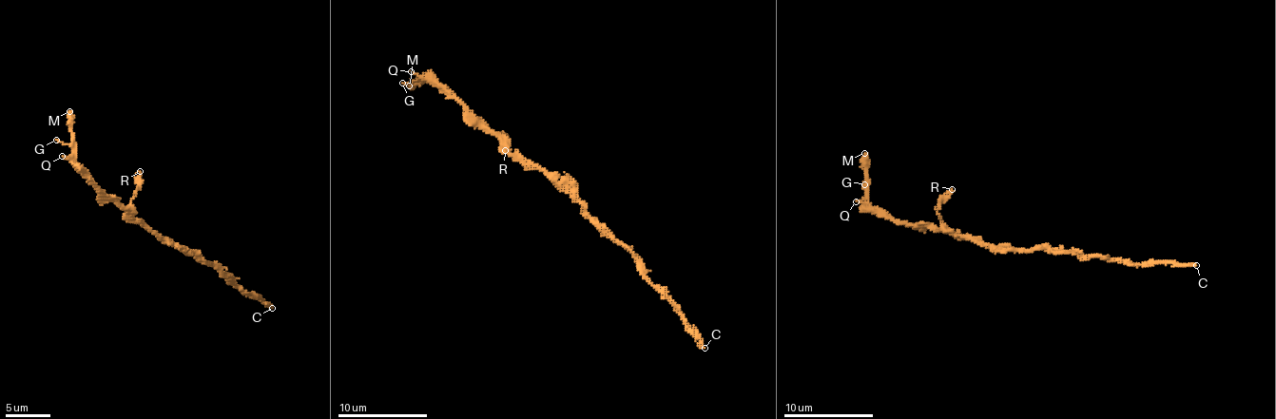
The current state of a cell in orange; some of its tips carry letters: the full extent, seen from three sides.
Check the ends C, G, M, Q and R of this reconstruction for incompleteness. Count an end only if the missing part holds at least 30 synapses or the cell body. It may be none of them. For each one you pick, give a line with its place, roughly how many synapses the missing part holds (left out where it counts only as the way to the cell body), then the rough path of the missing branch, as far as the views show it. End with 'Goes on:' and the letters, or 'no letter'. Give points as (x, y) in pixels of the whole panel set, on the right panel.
G: (864, 184) | 30 syn | (864, 184), (868, 160), (860, 140)
M: (864, 153) | 90 syn | (864, 153), (868, 128), (857, 108), (823, 90), (844, 116), (847, 113)
Goes on: G, M

